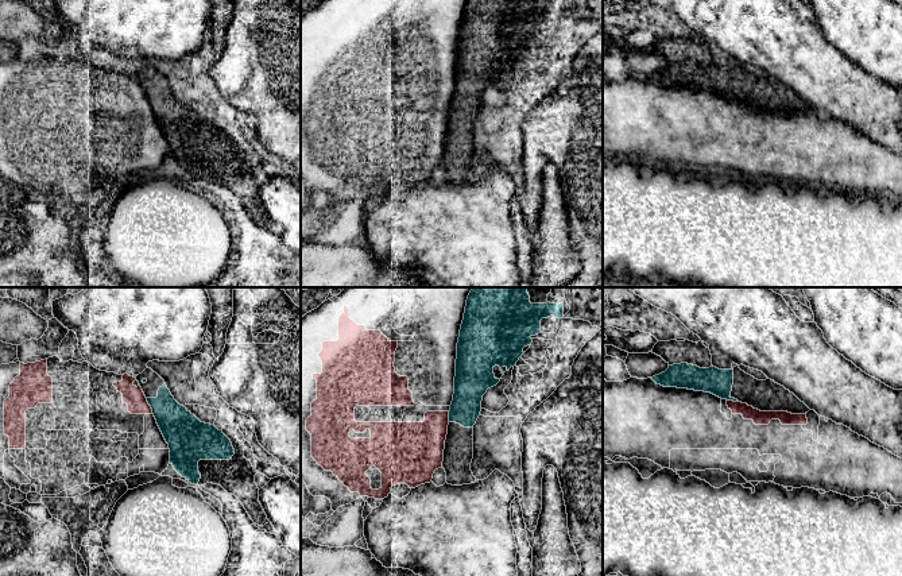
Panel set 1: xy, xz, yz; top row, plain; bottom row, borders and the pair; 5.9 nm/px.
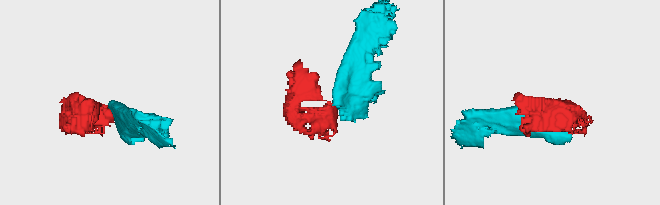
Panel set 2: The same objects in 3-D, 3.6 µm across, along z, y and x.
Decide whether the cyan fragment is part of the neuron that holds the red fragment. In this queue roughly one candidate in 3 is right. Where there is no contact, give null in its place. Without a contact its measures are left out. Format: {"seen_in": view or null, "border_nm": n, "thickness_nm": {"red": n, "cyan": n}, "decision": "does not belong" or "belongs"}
{"seen_in": "xy", "border_nm": 100, "thickness_nm": {"red": 120, "cyan": 240}, "decision": "does not belong"}

